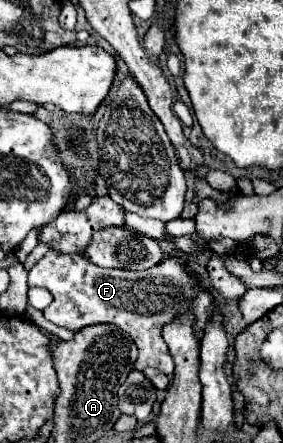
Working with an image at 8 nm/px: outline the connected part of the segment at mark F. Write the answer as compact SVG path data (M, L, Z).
M49 251L31 271L29 287L45 287L51 291L53 301L43 311L45 319L61 325L69 331L81 331L83 327L97 323L111 323L125 331L137 345L139 357L135 369L143 371L155 367L165 375L173 375L173 359L161 337L161 329L185 313L193 313L195 337L201 339L207 323L213 319L215 299L201 287L187 265L179 263L175 257L163 259L159 265L145 271L125 271L125 269L103 269L89 263L83 255L63 255Z

